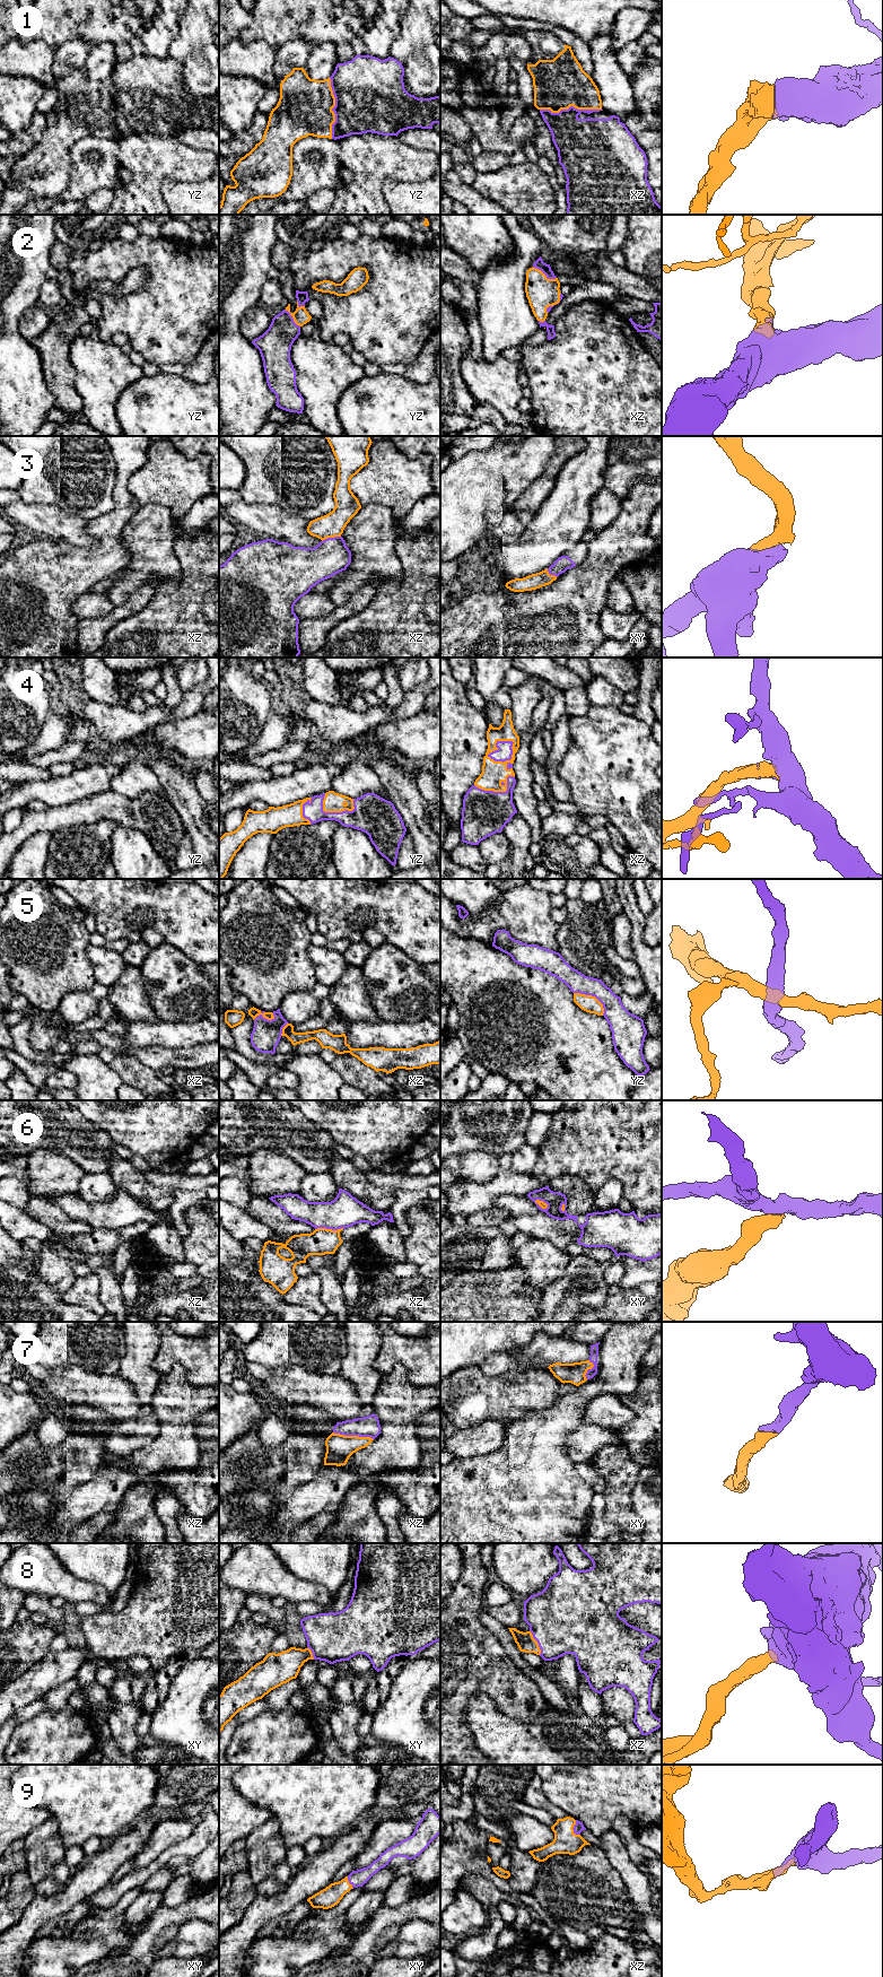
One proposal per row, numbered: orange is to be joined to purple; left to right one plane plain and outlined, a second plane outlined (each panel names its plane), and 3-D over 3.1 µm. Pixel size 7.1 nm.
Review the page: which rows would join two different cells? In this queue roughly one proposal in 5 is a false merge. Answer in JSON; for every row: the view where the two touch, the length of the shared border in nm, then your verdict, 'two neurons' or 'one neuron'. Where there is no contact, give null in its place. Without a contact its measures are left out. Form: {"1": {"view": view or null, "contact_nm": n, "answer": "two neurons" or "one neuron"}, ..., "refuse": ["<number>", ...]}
{"1": {"view": "xz", "contact_nm": 440, "answer": "one neuron"}, "2": {"view": "xz", "contact_nm": 190, "answer": "one neuron"}, "3": {"view": "xz", "contact_nm": 140, "answer": "one neuron"}, "4": {"view": "xz", "contact_nm": 240, "answer": "one neuron"}, "5": {"view": "yz", "contact_nm": 280, "answer": "two neurons"}, "6": {"view": "xz", "contact_nm": 200, "answer": "two neurons"}, "7": {"view": "xz", "contact_nm": 300, "answer": "one neuron"}, "8": {"view": "xz", "contact_nm": 190, "answer": "one neuron"}, "9": {"view": "xz", "contact_nm": 120, "answer": "one neuron"}, "refuse": ["5", "6"]}

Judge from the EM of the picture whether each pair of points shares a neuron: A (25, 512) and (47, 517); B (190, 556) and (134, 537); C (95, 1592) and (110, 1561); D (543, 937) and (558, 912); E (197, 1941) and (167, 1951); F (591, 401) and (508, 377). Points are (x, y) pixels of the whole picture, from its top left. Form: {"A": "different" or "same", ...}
{"A": "same", "B": "different", "C": "different", "D": "different", "E": "same", "F": "different"}

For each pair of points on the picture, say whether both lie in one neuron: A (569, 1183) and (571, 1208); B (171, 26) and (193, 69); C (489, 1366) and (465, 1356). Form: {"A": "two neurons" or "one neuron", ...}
{"A": "one neuron", "B": "two neurons", "C": "two neurons"}

